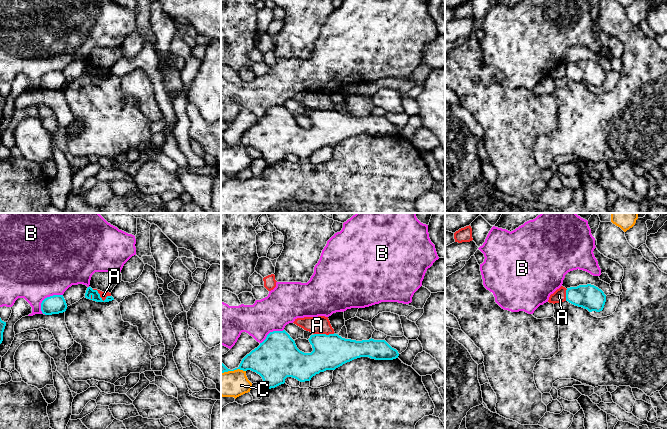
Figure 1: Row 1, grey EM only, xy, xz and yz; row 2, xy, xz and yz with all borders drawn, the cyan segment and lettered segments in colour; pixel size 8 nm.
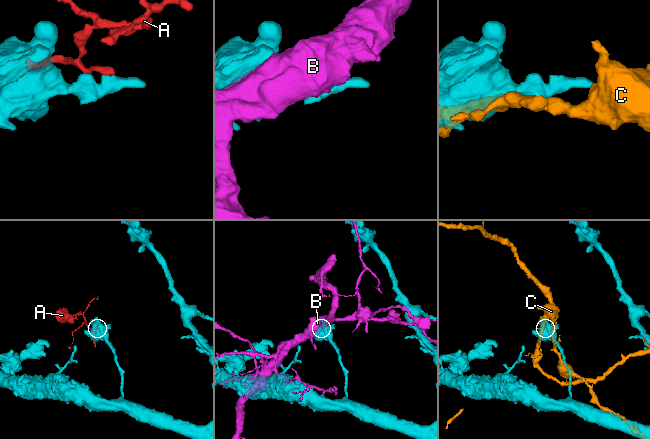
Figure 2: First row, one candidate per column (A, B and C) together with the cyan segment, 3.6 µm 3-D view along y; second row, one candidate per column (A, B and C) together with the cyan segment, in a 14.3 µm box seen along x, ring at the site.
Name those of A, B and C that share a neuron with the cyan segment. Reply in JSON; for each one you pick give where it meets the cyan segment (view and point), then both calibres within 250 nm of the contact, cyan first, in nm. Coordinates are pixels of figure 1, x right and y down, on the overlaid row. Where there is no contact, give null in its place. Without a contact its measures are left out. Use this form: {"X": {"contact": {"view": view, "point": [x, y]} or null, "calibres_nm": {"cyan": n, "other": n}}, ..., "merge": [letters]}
{"merge": []}

